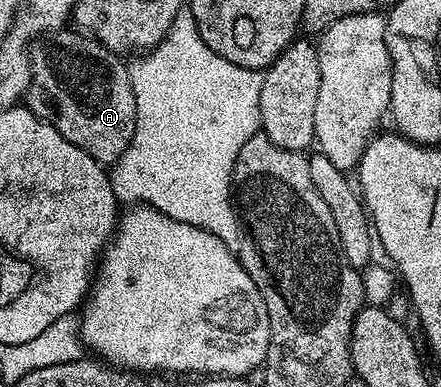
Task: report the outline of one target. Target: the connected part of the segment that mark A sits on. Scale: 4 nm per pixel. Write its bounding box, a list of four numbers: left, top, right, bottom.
[26,29,136,164]

